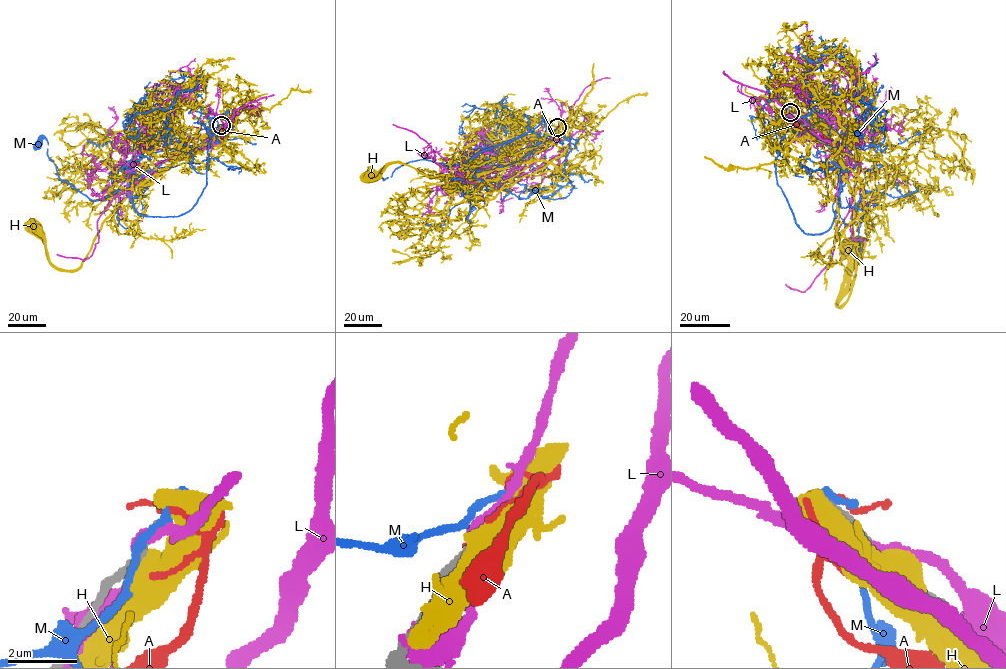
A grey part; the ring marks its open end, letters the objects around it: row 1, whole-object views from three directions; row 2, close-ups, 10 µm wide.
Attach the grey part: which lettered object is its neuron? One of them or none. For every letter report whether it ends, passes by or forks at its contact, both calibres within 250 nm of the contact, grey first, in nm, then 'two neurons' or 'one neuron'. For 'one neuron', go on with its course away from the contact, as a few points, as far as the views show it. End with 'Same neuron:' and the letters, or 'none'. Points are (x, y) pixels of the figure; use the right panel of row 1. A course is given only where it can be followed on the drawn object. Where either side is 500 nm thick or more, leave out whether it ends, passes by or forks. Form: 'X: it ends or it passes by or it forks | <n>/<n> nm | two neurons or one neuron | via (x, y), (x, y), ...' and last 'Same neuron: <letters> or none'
A: it passes by | 280/140 nm | two neurons
H: 280/750 nm | two neurons
L: it passes by | 200/280 nm | two neurons
M: it ends | 280/300 nm | two neurons
Same neuron: none

